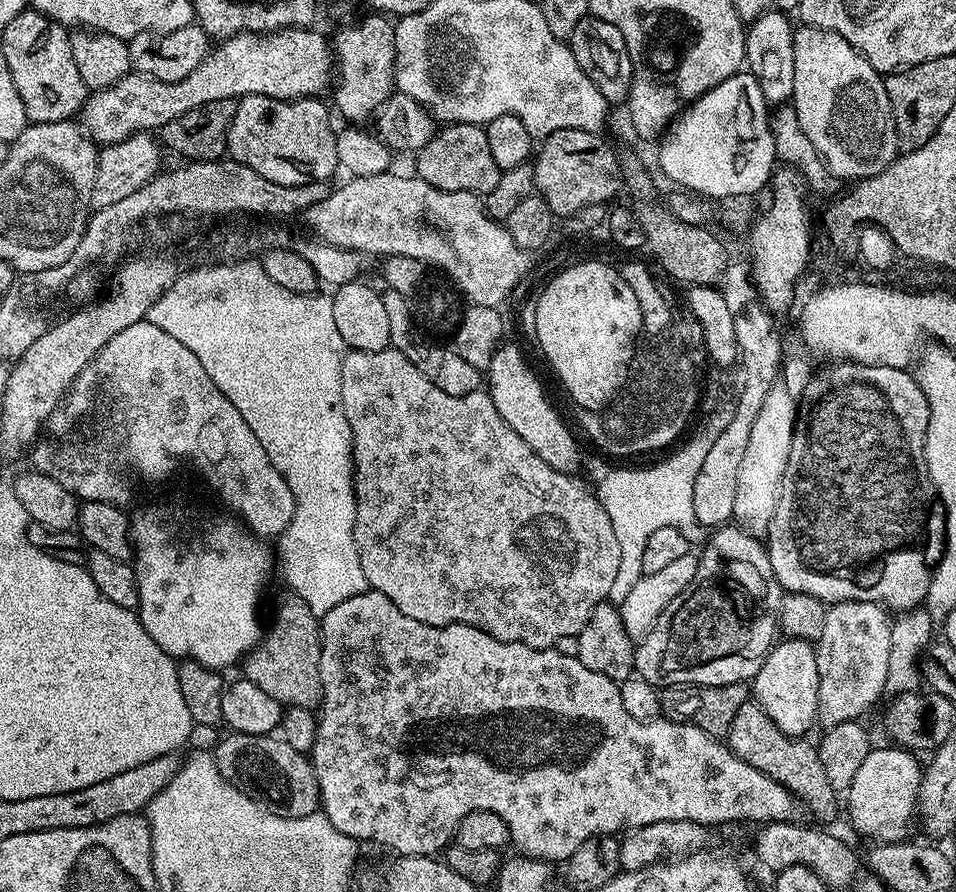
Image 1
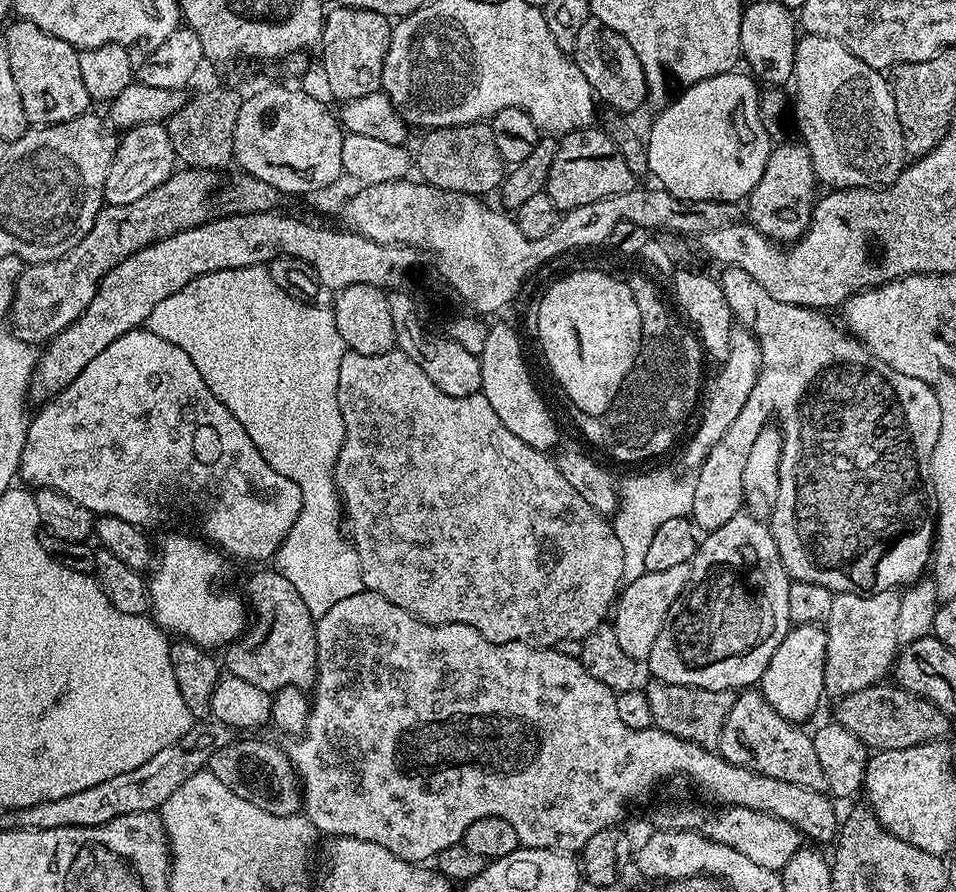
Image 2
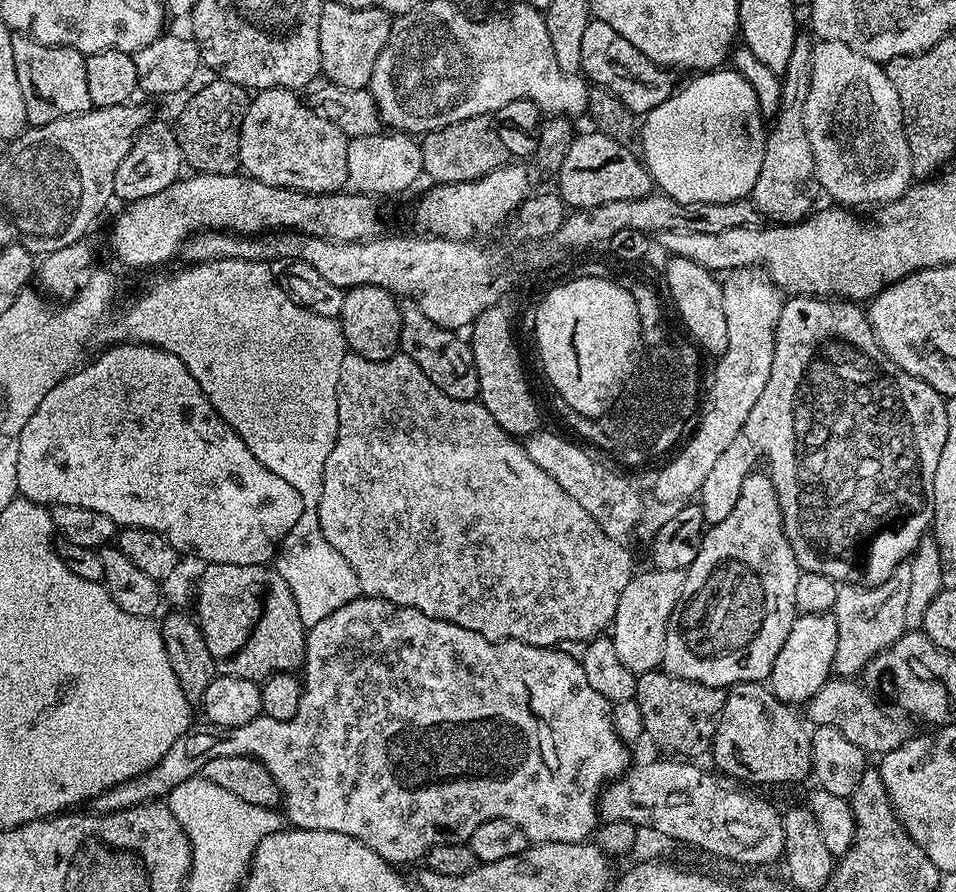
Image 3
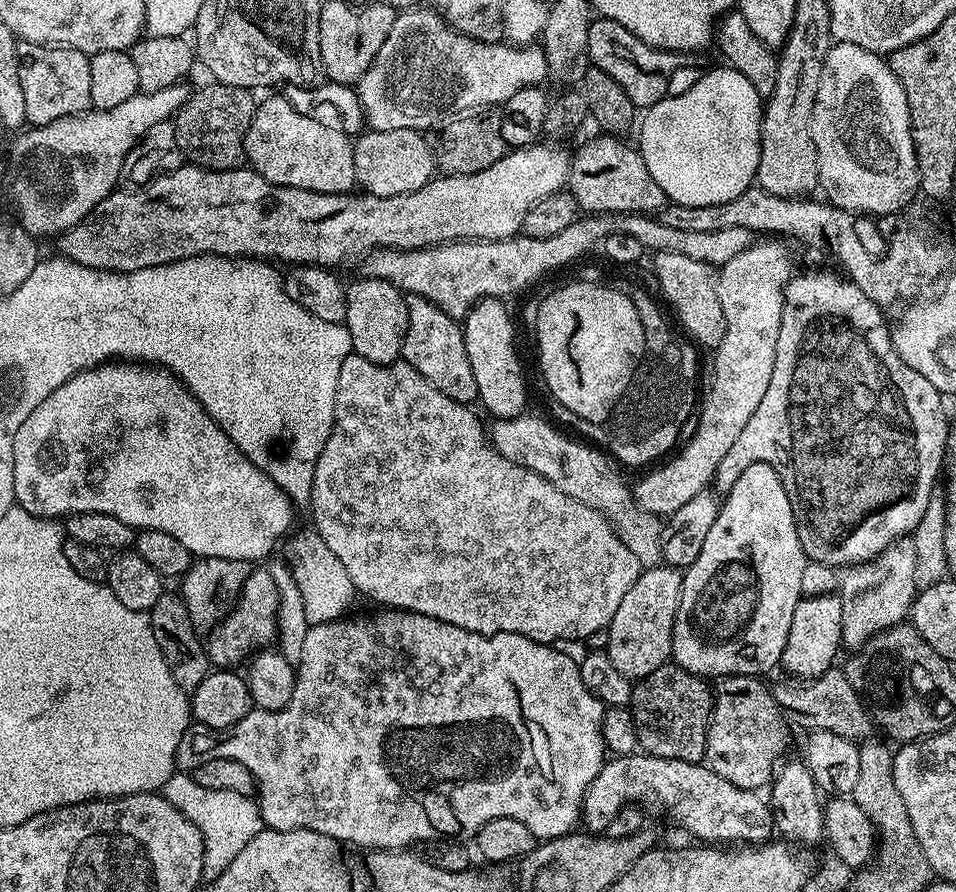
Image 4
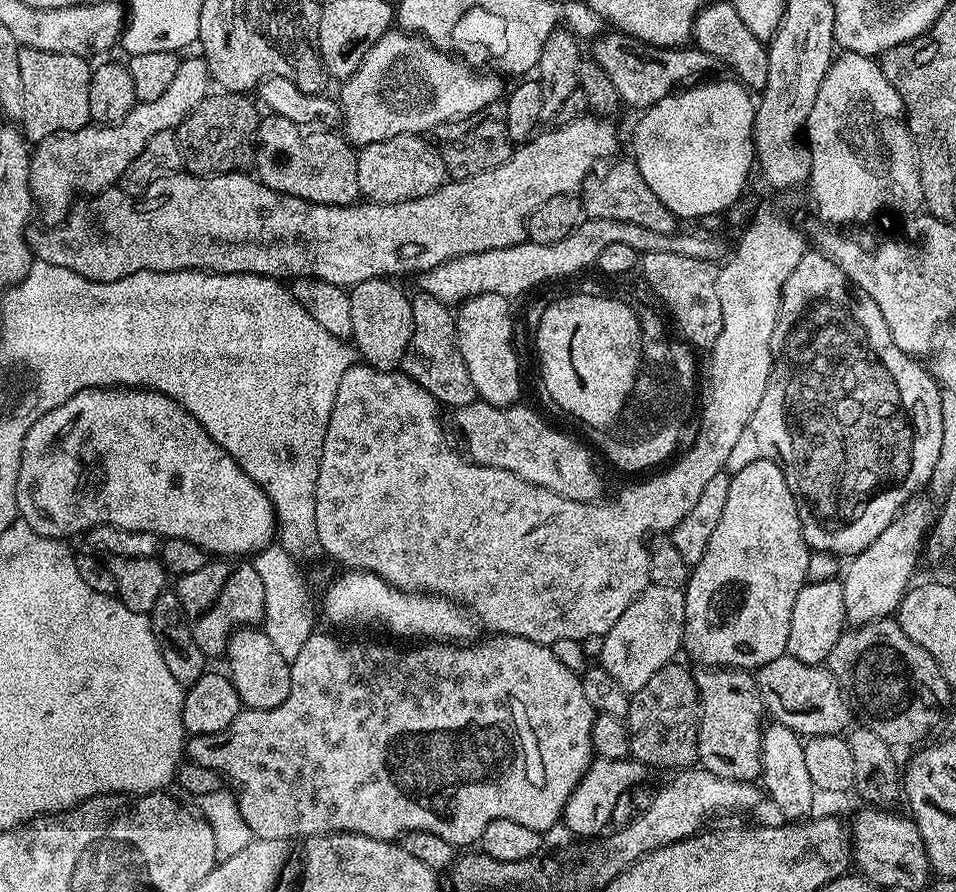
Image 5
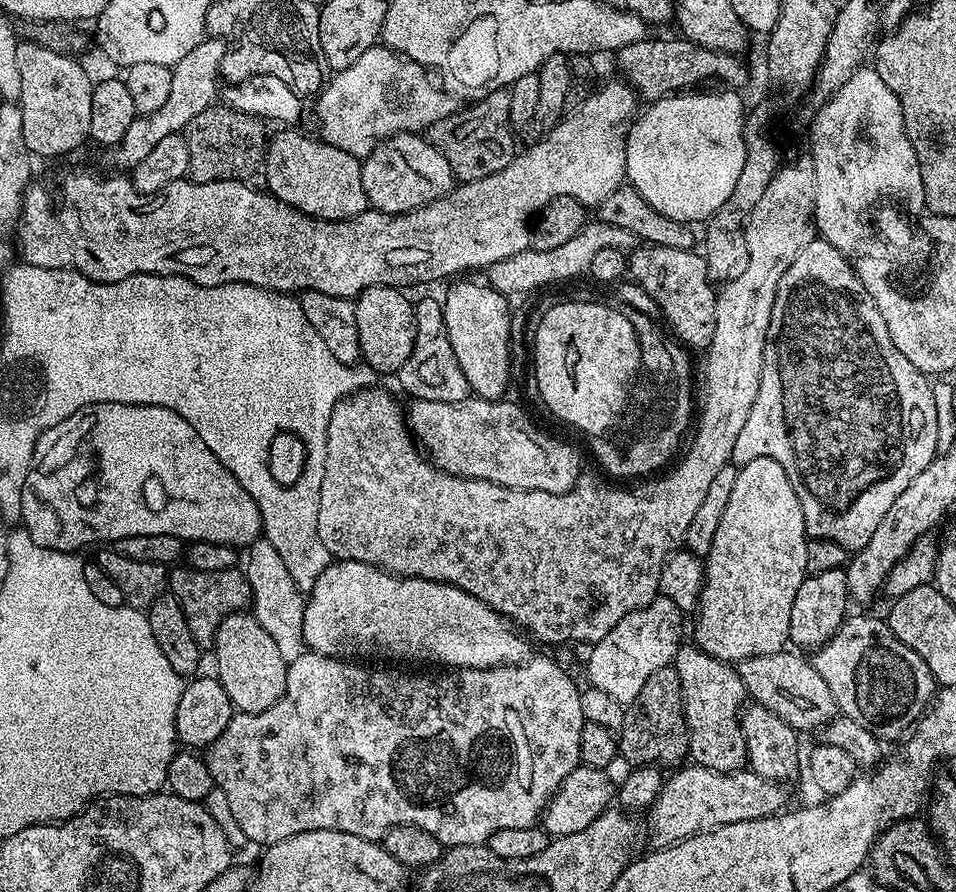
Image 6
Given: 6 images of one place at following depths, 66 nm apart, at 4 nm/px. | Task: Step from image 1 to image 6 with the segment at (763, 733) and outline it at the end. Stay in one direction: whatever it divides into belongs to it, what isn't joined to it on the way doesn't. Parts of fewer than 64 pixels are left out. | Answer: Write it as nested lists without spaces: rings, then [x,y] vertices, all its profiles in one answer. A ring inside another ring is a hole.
[[[681,643],[674,667],[684,703],[684,720],[688,723],[688,756],[691,763],[715,772],[739,772],[748,763],[748,751],[740,729],[740,713],[746,693],[735,667],[707,656],[695,643]]]

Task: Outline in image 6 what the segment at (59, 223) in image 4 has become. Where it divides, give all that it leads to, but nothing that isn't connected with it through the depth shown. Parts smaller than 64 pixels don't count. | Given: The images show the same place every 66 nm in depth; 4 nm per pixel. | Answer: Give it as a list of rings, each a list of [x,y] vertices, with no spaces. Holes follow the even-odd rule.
[[[206,38],[198,46],[194,46],[194,50],[190,50],[190,54],[186,54],[186,58],[182,58],[172,68],[172,81],[170,82],[170,95],[166,97],[166,102],[160,109],[154,110],[154,114],[146,114],[145,116],[137,115],[134,122],[130,122],[130,130],[126,130],[126,136],[122,138],[120,144],[115,145],[111,149],[113,169],[131,170],[138,166],[138,162],[142,162],[142,158],[146,158],[146,154],[150,154],[150,150],[154,150],[154,146],[158,146],[158,142],[162,142],[162,138],[170,138],[177,134],[183,133],[185,126],[190,122],[190,118],[198,118],[198,114],[202,114],[202,110],[213,107],[215,98],[218,96],[218,88],[216,92],[216,83],[221,83],[220,63],[224,57],[224,43],[215,38]]]

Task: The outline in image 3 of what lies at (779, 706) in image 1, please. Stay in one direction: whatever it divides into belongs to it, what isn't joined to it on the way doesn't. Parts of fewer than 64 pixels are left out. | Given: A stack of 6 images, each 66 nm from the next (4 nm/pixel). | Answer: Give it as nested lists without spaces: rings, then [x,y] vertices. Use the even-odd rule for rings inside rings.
[[[831,612],[797,615],[790,634],[786,634],[786,642],[782,642],[782,650],[778,650],[778,658],[774,658],[770,677],[772,693],[784,704],[807,705],[833,675],[834,650],[838,650],[838,622]]]

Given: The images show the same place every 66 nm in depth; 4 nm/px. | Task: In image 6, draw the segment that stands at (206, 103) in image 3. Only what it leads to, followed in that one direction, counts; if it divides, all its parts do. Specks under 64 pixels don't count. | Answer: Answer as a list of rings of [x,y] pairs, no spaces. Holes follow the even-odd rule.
[[[213,106],[202,110],[198,118],[190,118],[182,133],[190,150],[188,176],[199,184],[233,180],[251,188],[263,189],[266,185],[264,128],[266,128],[265,121],[259,116],[242,114],[227,106]]]

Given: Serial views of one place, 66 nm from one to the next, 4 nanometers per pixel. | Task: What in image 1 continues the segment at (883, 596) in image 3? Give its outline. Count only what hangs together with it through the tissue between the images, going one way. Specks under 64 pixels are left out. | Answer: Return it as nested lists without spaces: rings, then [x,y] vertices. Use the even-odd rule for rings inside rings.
[[[851,600],[850,602],[838,602],[831,605],[826,611],[826,622],[822,622],[822,634],[814,642],[816,649],[816,657],[818,658],[818,710],[816,711],[816,719],[821,729],[827,730],[838,726],[838,722],[850,722],[857,718],[863,717],[863,712],[867,708],[872,707],[876,699],[886,692],[886,670],[890,666],[890,634],[892,633],[893,617],[890,615],[889,609],[883,604],[875,604],[874,602],[862,602],[861,600]]]

